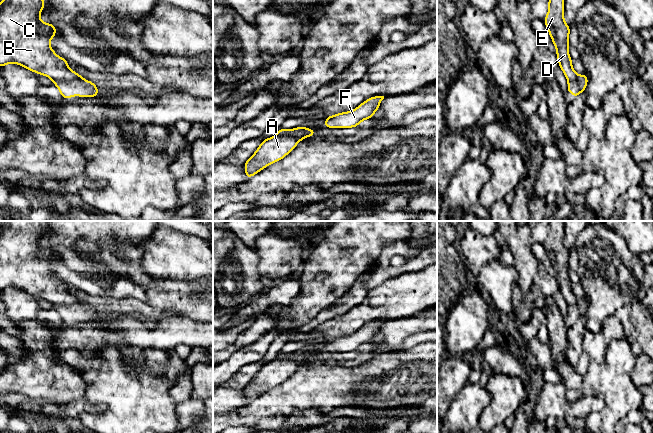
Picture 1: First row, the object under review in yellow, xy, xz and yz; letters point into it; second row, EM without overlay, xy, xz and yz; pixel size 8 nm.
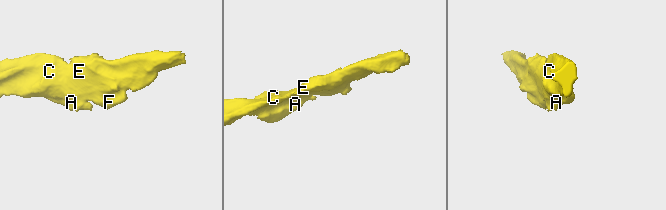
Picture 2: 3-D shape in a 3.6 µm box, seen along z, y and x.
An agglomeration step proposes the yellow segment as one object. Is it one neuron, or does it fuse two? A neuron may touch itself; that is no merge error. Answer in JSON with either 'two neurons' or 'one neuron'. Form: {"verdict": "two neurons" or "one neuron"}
{"verdict": "two neurons"}

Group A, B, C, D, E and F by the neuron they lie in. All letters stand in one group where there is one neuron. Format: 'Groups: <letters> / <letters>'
Groups: A / B C D E F

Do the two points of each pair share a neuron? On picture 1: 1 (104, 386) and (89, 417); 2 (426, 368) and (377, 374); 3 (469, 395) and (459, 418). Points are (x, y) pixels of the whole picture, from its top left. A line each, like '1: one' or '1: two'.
1: one
2: one
3: one

